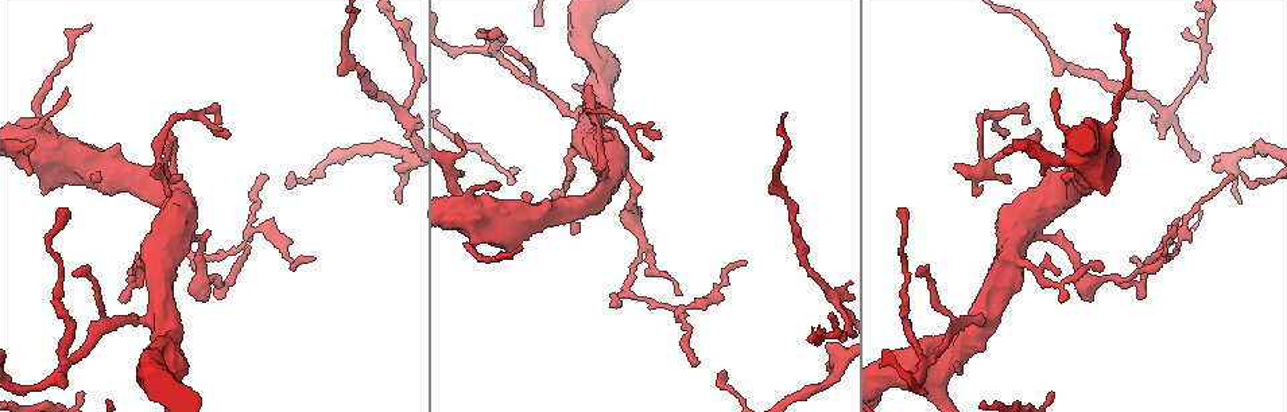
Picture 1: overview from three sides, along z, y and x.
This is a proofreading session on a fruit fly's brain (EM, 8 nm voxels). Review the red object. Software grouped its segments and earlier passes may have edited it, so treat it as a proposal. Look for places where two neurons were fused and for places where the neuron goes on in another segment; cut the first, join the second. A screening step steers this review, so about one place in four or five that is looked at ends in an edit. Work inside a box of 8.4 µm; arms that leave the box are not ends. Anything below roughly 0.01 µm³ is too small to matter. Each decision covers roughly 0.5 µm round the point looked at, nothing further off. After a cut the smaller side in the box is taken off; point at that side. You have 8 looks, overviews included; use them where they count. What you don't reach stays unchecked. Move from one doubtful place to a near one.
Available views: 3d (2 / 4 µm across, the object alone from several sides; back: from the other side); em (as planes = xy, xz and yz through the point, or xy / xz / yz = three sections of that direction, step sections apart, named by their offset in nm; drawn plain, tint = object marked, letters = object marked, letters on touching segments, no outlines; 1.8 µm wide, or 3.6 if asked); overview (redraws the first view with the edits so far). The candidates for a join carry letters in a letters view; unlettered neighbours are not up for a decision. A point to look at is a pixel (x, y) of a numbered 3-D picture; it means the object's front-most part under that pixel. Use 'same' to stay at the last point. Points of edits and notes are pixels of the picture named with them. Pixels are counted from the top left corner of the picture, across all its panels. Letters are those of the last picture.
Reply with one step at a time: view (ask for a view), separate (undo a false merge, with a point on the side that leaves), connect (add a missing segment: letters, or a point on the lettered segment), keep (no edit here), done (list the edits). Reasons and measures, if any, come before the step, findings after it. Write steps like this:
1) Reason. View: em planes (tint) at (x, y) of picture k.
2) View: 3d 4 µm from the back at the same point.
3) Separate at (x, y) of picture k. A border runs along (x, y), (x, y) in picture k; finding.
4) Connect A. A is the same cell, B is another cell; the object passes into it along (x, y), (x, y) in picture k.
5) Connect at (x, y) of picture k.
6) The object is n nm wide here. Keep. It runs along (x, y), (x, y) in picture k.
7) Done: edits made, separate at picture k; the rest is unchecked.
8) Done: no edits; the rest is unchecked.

Tapers out. View: em xy step 16 (letters) at (828, 371) of picture 1.

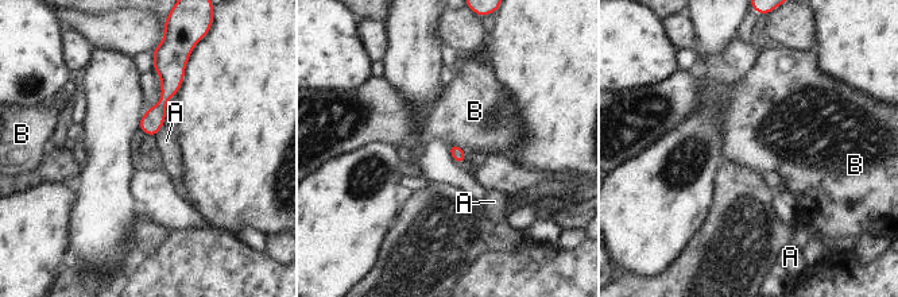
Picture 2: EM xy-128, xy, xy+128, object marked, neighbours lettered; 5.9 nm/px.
Cut it another way. View: em planes (letters) at the same point.

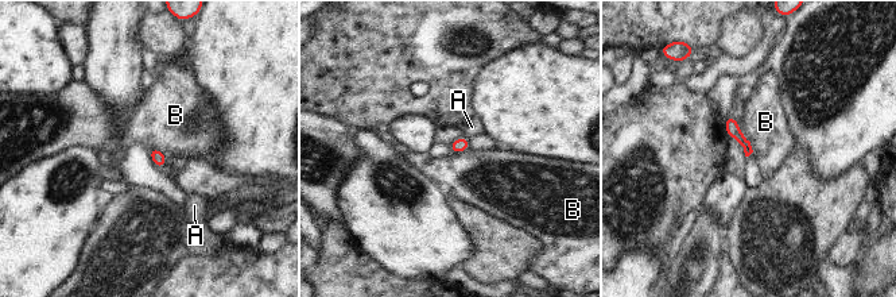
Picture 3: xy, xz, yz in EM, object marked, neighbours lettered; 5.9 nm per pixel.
Keep. A and B are other cells; none of them fits.

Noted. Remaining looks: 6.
End of a long branch. View: 3d 2 µm at (1241, 172) of picture 1.

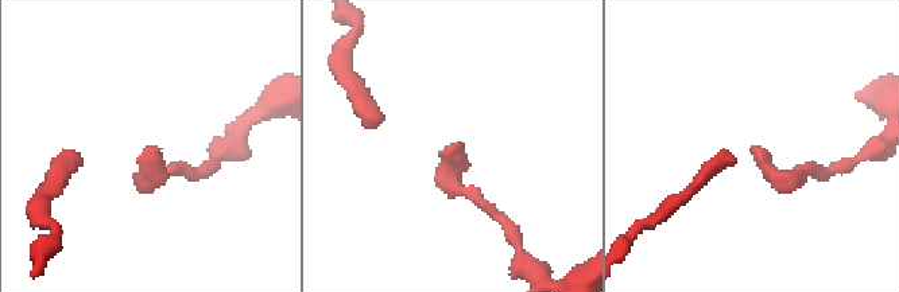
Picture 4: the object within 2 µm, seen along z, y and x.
Now the EM. View: em yz step 16 (plain) at (458, 149) of picture 4.

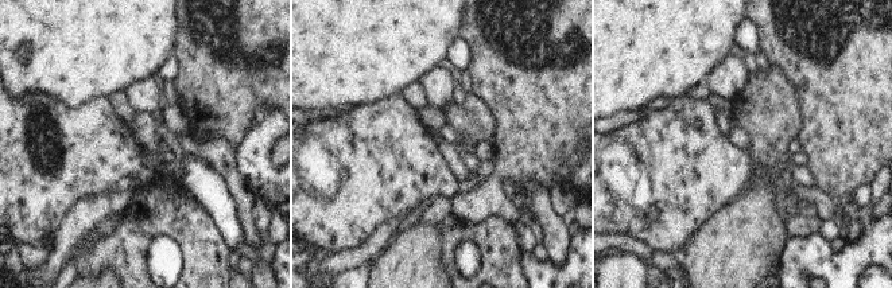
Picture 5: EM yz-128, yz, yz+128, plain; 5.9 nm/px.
See the neighbours. View: em yz step 16 (letters) at the same point.

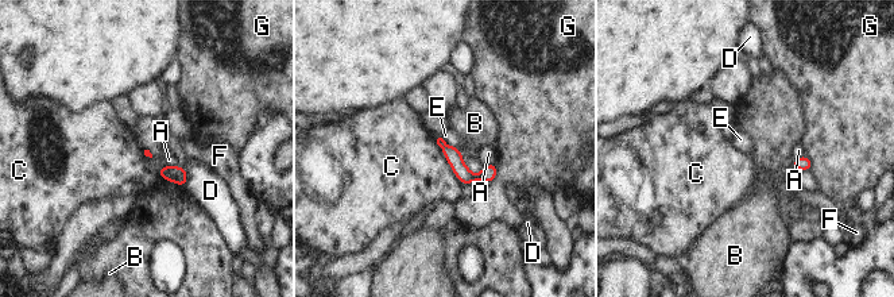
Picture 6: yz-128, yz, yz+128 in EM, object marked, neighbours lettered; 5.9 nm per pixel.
Keep. A, B, C, D, E, F and G are other cells; it runs along (444, 146), (469, 177), (492, 176) in picture 6; no lettered segment goes on from it.

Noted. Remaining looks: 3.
An open end. View: em xz step 4 (tint) at (180, 177) of picture 1.

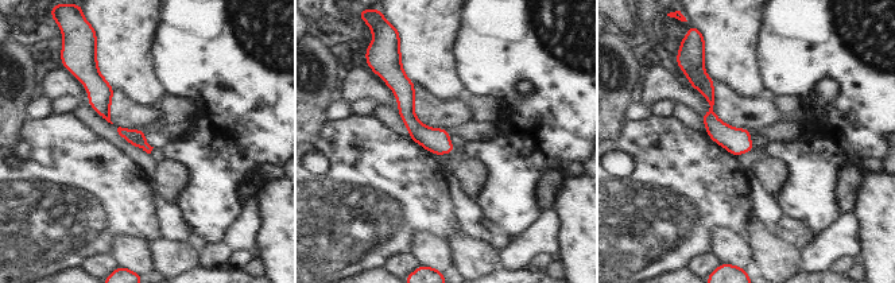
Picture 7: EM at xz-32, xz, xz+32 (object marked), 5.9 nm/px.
Cut it another way. View: em planes (tint) at the same point.

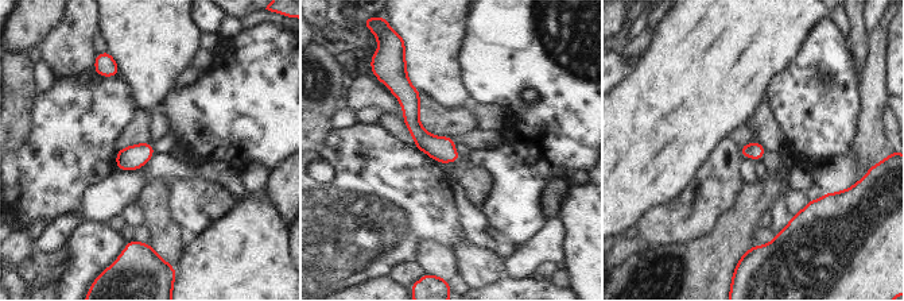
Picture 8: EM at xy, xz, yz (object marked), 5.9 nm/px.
View: em planes (letters) at the same point.

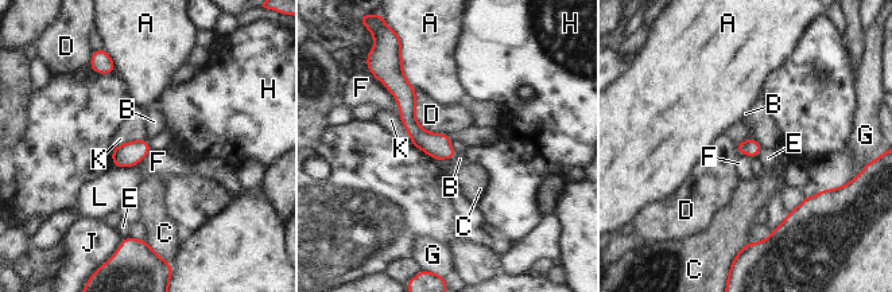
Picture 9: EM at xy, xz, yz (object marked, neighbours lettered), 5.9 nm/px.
The object is 110 nm wide here; the longest contact is with D, 320 nm. Keep. A, B, C, D, E, F, G, H, J, K and L are other cells; no lettered segment goes on from it.

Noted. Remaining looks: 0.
Done: no edits; the rest is unchecked.

